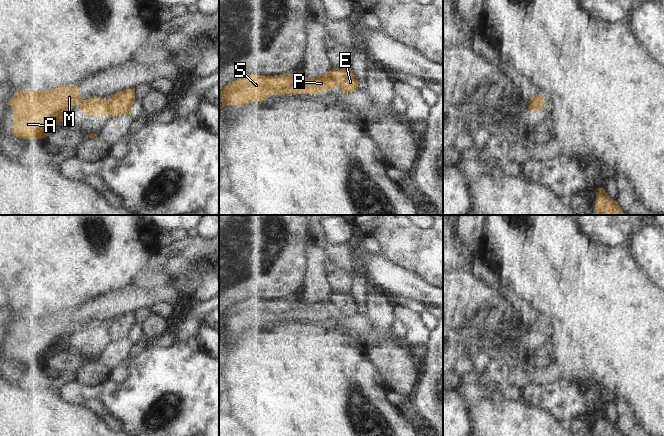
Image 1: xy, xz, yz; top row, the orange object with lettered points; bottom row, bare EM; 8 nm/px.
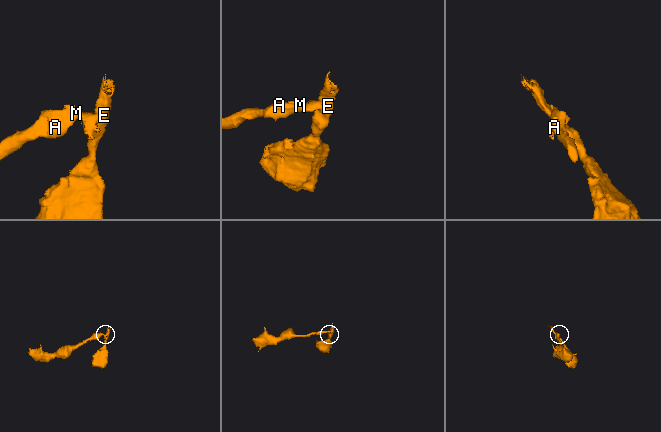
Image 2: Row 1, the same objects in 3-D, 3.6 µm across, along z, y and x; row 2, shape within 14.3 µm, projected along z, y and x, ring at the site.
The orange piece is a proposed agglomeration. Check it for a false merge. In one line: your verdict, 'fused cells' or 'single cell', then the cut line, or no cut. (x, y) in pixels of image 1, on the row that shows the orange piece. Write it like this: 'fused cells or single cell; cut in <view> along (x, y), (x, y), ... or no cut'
fused cells; cut in xz along (304, 79), (302, 92)

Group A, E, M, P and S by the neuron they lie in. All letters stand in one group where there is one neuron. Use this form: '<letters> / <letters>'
A M S / E P

